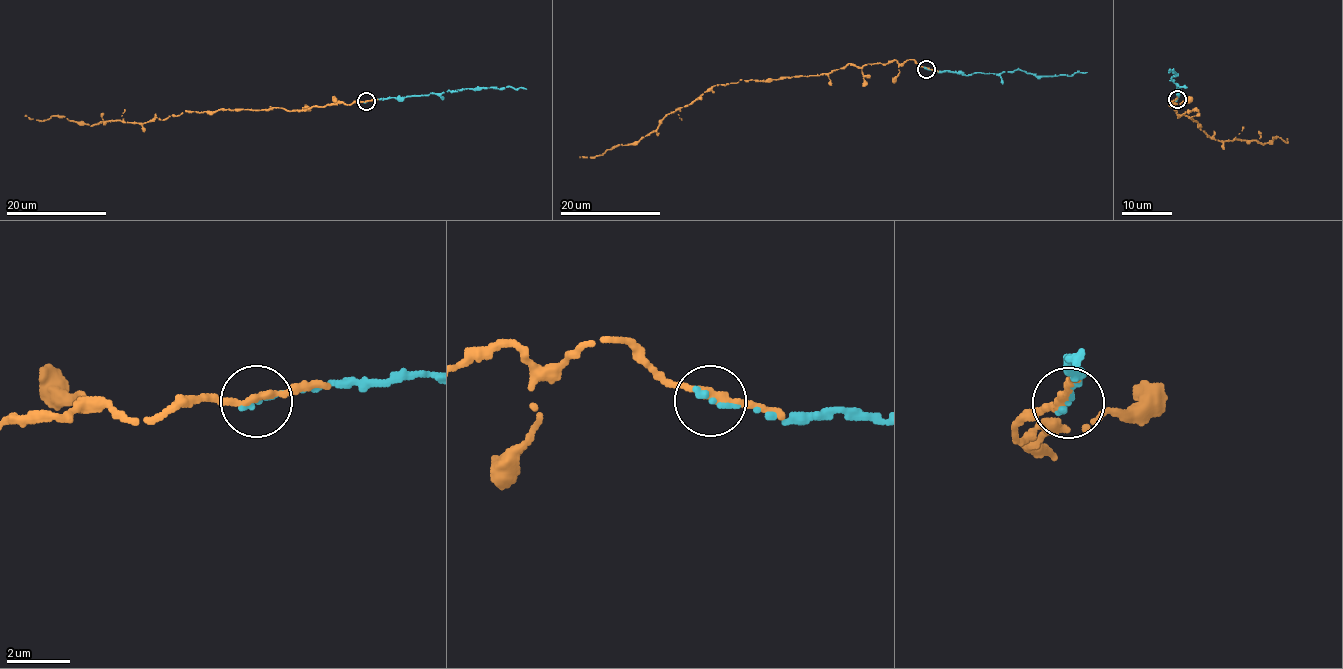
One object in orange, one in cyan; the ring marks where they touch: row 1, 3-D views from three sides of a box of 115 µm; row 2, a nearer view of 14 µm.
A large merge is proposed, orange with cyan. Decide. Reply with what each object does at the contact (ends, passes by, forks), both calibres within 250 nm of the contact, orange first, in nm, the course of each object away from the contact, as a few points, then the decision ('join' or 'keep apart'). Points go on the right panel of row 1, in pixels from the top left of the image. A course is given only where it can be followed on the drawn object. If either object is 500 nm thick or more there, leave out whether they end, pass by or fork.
orange passes by | cyan ends | 240/240 nm | orange via (1177, 99), (1168, 105), (1174, 104), (1178, 117), (1191, 118), (1218, 140), (1263, 145), (1274, 137), (1288, 138) | cyan via (1177, 100), (1181, 89), (1176, 88), (1171, 78), (1176, 74), (1173, 69), (1168, 70) | join

